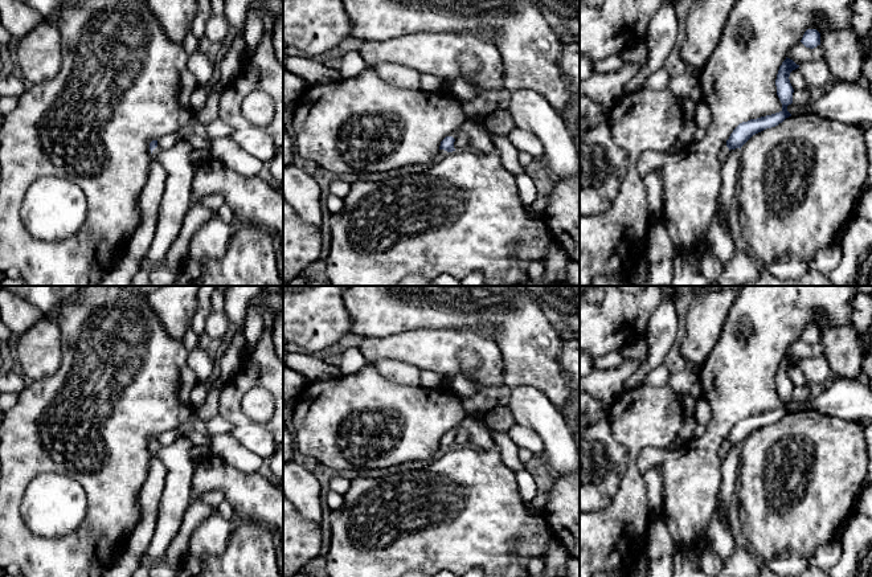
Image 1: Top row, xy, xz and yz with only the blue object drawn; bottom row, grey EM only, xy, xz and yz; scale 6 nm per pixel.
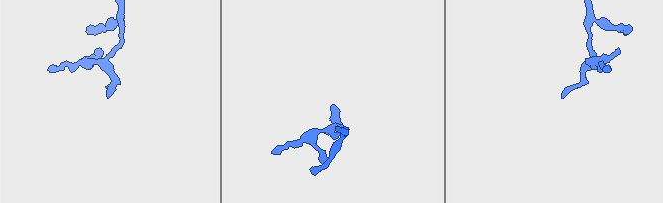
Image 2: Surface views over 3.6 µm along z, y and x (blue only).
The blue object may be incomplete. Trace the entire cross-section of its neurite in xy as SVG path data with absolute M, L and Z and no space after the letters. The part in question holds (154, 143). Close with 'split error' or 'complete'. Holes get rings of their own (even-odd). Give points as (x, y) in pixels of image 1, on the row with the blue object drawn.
M152 140L150 143L150 150L152 157L155 157L163 168L167 171L165 179L165 189L160 201L159 206L159 218L156 222L156 232L152 240L152 244L148 249L147 255L142 261L140 270L134 275L131 281L131 286L151 286L150 283L150 270L153 263L163 261L164 255L167 254L169 246L176 240L177 234L183 228L183 221L188 213L191 206L191 189L192 189L192 180L193 180L193 163L191 160L191 155L193 147L191 143L179 140L171 148L160 148L157 146L157 140Z; split error

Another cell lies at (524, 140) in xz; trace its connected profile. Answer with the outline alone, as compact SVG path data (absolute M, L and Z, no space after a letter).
M515 127L508 134L508 139L517 148L517 151L528 152L533 157L544 156L544 146L541 140L531 131Z

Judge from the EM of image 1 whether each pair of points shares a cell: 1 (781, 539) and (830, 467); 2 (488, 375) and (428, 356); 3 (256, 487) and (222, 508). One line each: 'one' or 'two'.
1: one
2: one
3: two

